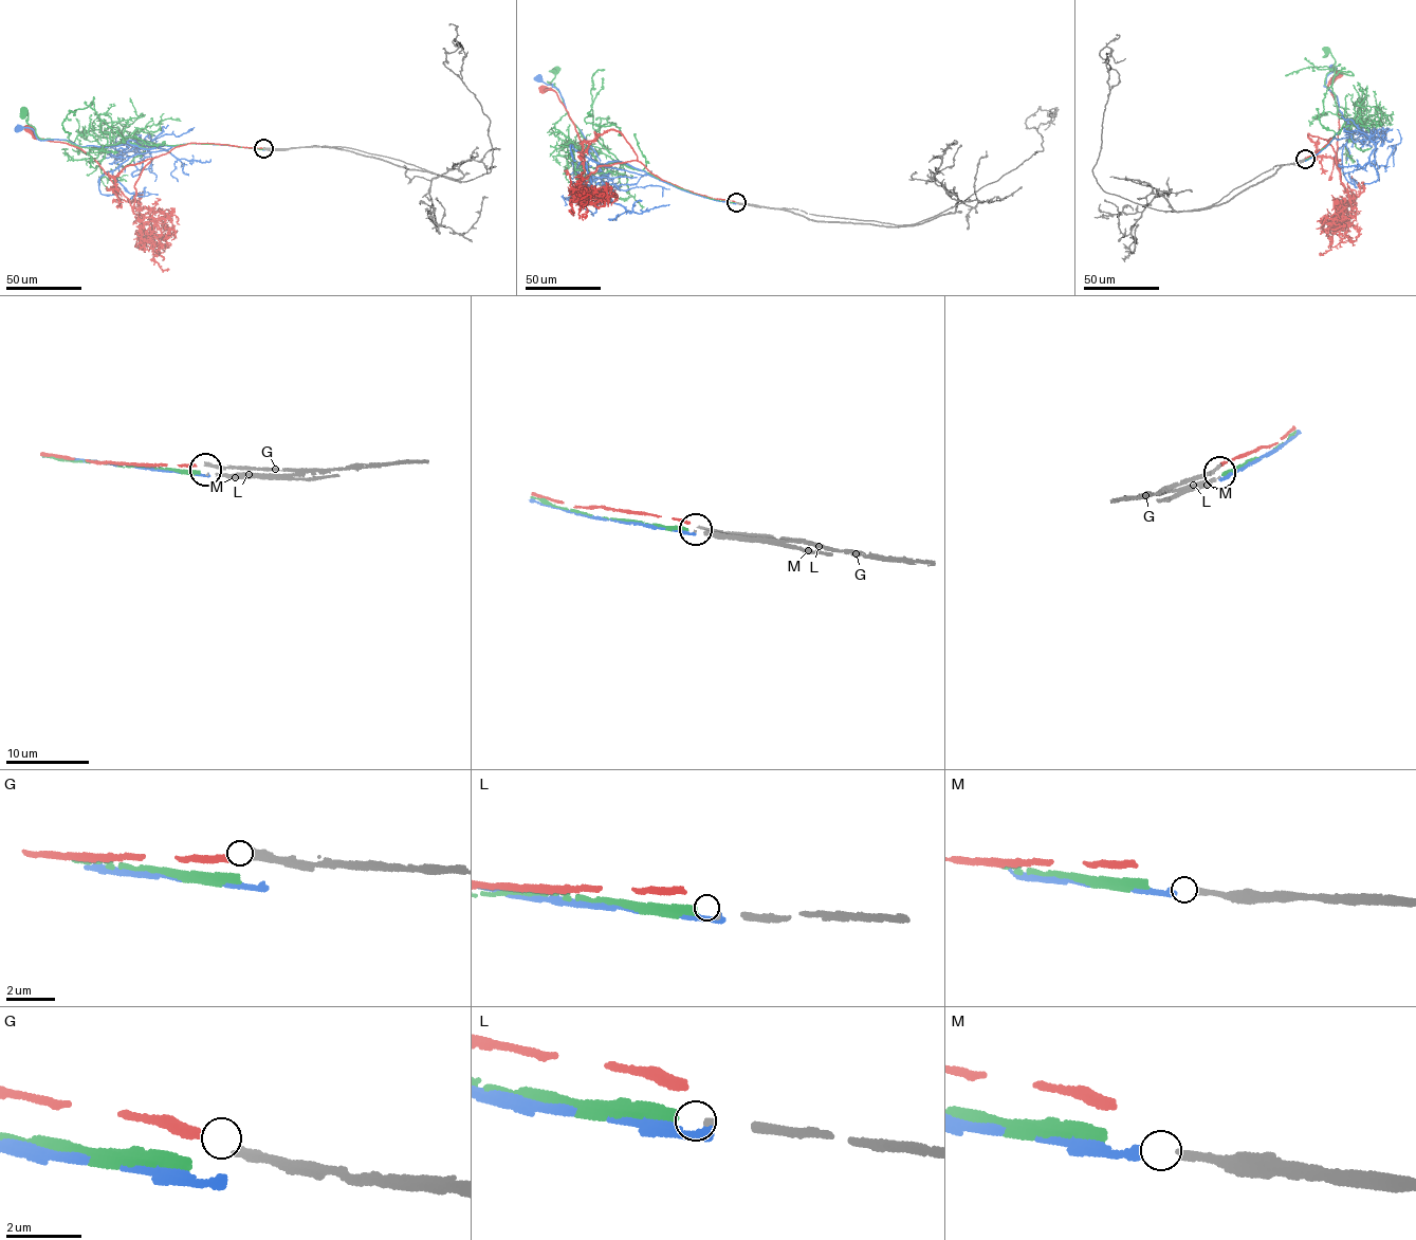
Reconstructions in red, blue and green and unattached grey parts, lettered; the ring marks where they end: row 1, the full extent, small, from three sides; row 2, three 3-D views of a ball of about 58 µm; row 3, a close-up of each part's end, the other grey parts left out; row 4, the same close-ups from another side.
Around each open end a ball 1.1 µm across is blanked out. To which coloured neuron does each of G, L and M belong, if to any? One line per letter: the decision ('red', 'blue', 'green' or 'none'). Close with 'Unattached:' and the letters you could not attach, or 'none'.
G: none
L: green
M: blue
Unattached: G

